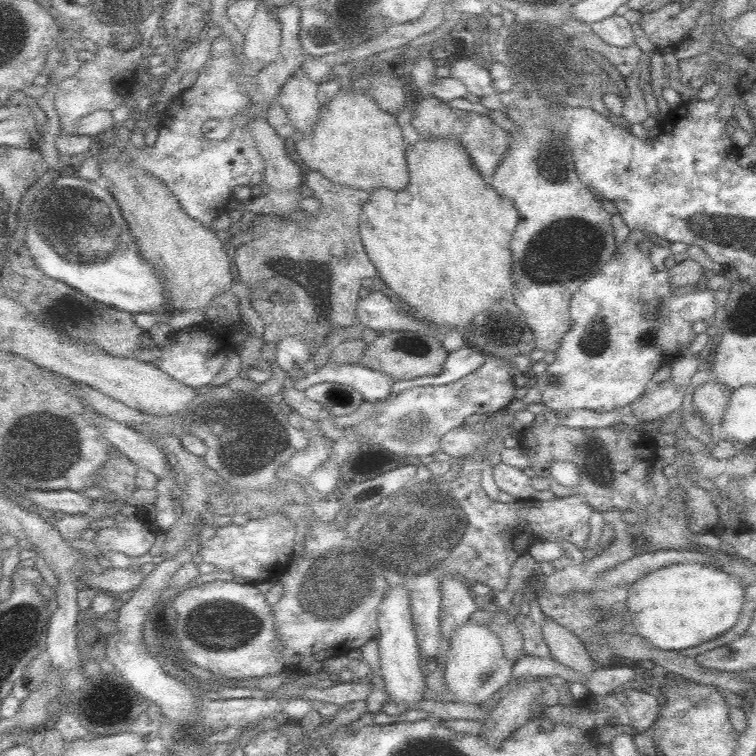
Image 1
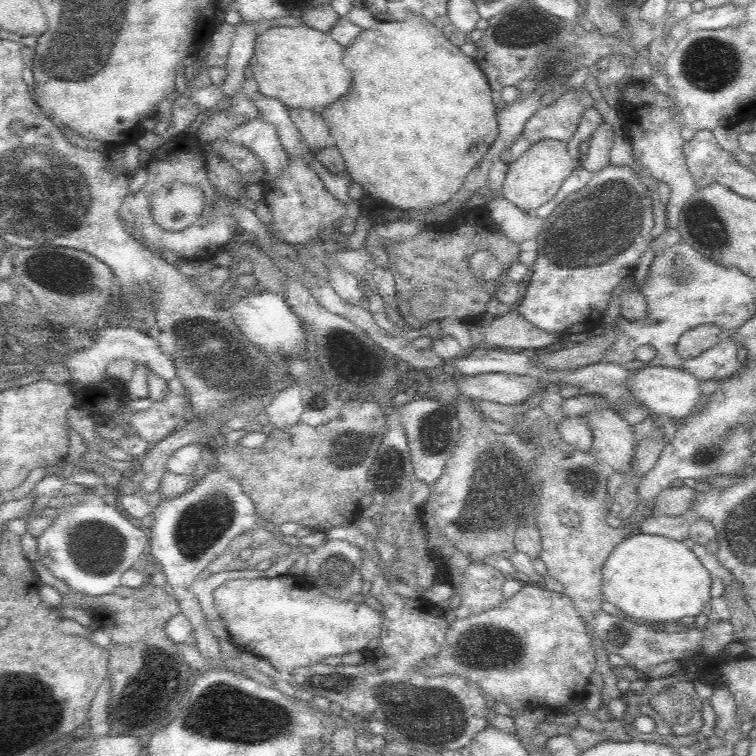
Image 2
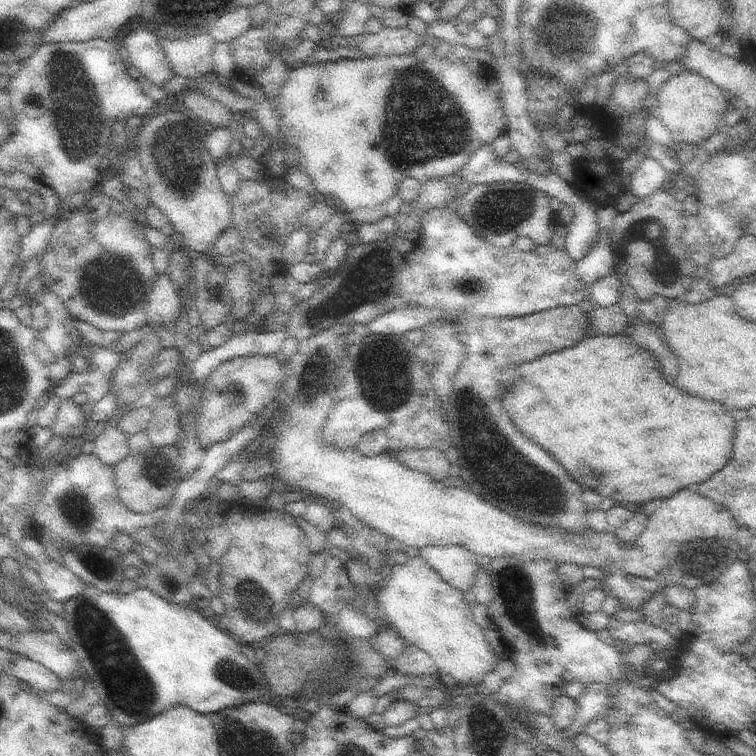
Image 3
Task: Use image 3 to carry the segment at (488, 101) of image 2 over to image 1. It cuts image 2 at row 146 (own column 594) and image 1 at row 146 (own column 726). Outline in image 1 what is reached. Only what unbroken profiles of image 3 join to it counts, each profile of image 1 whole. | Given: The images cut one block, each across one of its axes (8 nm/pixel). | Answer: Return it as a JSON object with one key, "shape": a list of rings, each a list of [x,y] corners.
{"shape":[[[420,138],[420,142],[416,142],[414,146],[406,148],[406,160],[408,160],[408,170],[410,170],[410,182],[402,192],[394,192],[388,188],[380,188],[372,194],[372,198],[364,204],[364,210],[360,214],[360,236],[362,236],[362,244],[364,250],[368,252],[368,258],[372,260],[372,264],[378,270],[378,276],[386,282],[388,294],[396,296],[406,310],[412,310],[414,316],[430,322],[436,332],[444,332],[446,328],[460,328],[460,326],[468,326],[476,316],[482,314],[494,314],[500,312],[500,300],[504,298],[504,294],[508,294],[514,288],[514,280],[512,280],[512,252],[510,252],[510,240],[518,222],[518,210],[512,206],[512,200],[508,198],[500,198],[500,194],[496,194],[496,190],[492,186],[488,186],[486,178],[482,172],[478,172],[472,156],[468,154],[466,146],[462,142],[456,140],[446,140],[446,138]]]}

